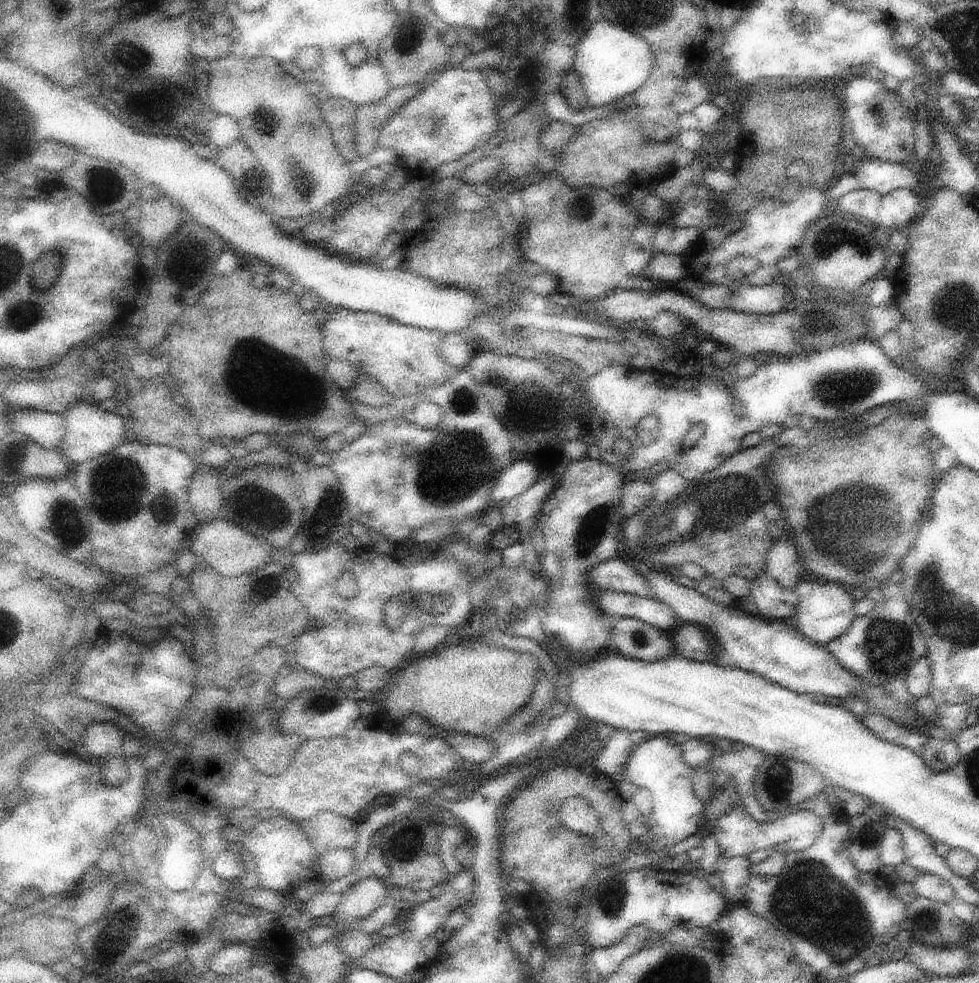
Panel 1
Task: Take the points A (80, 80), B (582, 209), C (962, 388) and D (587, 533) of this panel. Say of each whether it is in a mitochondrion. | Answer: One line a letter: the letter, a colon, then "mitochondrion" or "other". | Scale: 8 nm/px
A: other
B: mitochondrion
C: other
D: mitochondrion

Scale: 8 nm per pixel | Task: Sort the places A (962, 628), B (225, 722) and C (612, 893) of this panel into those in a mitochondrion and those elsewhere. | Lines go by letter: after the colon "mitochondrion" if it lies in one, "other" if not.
A: mitochondrion
B: other
C: mitochondrion

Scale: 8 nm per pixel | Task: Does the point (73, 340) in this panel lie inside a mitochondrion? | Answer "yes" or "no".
no

